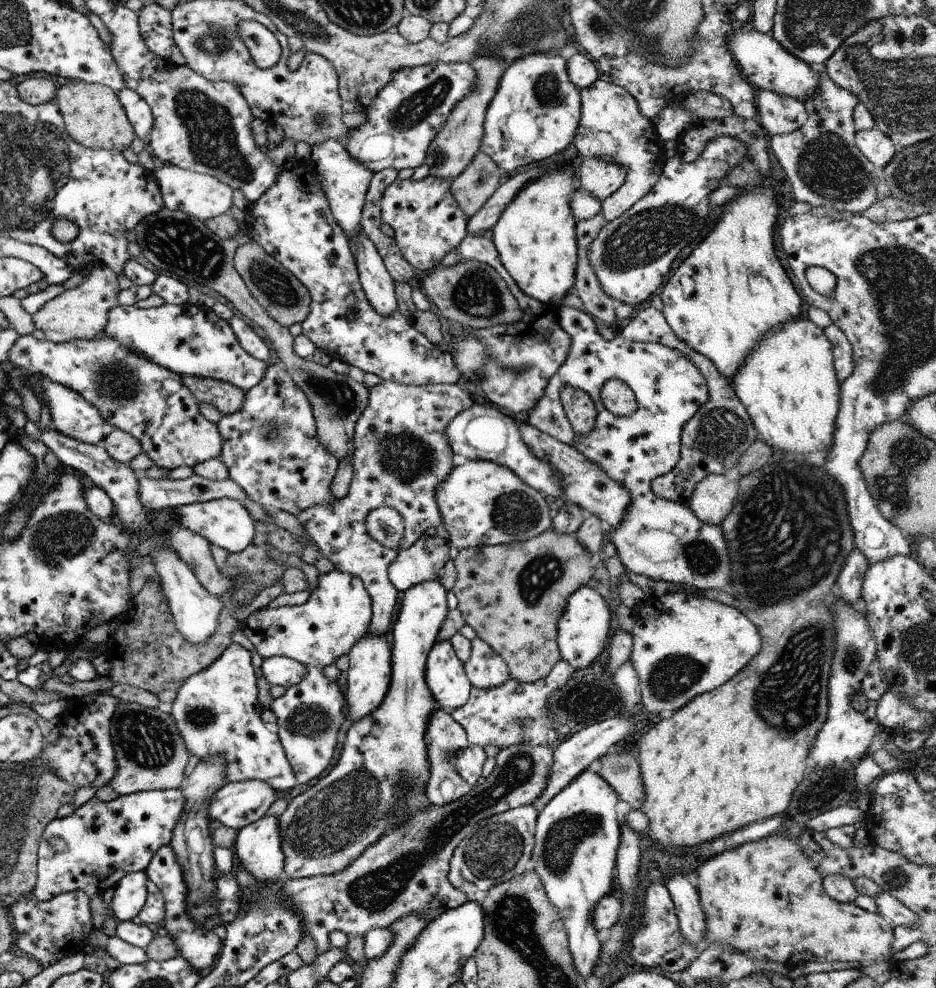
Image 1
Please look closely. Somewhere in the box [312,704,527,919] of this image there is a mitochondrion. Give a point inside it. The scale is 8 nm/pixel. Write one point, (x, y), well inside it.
(493, 848)

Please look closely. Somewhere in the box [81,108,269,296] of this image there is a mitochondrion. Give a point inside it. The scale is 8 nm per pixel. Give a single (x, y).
(182, 246)

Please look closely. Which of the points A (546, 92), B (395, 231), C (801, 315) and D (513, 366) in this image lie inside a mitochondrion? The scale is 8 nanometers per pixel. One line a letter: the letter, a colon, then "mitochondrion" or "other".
A: mitochondrion
B: other
C: other
D: mitochondrion

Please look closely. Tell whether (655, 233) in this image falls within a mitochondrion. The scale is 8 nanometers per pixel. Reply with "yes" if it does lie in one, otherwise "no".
yes

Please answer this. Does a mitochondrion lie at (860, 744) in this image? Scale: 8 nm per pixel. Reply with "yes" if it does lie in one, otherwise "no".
no

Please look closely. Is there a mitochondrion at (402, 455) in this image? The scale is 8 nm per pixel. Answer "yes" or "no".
yes

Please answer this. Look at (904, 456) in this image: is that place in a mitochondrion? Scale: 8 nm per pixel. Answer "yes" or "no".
yes

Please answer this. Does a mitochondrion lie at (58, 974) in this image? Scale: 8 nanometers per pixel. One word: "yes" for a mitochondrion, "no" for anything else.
no

